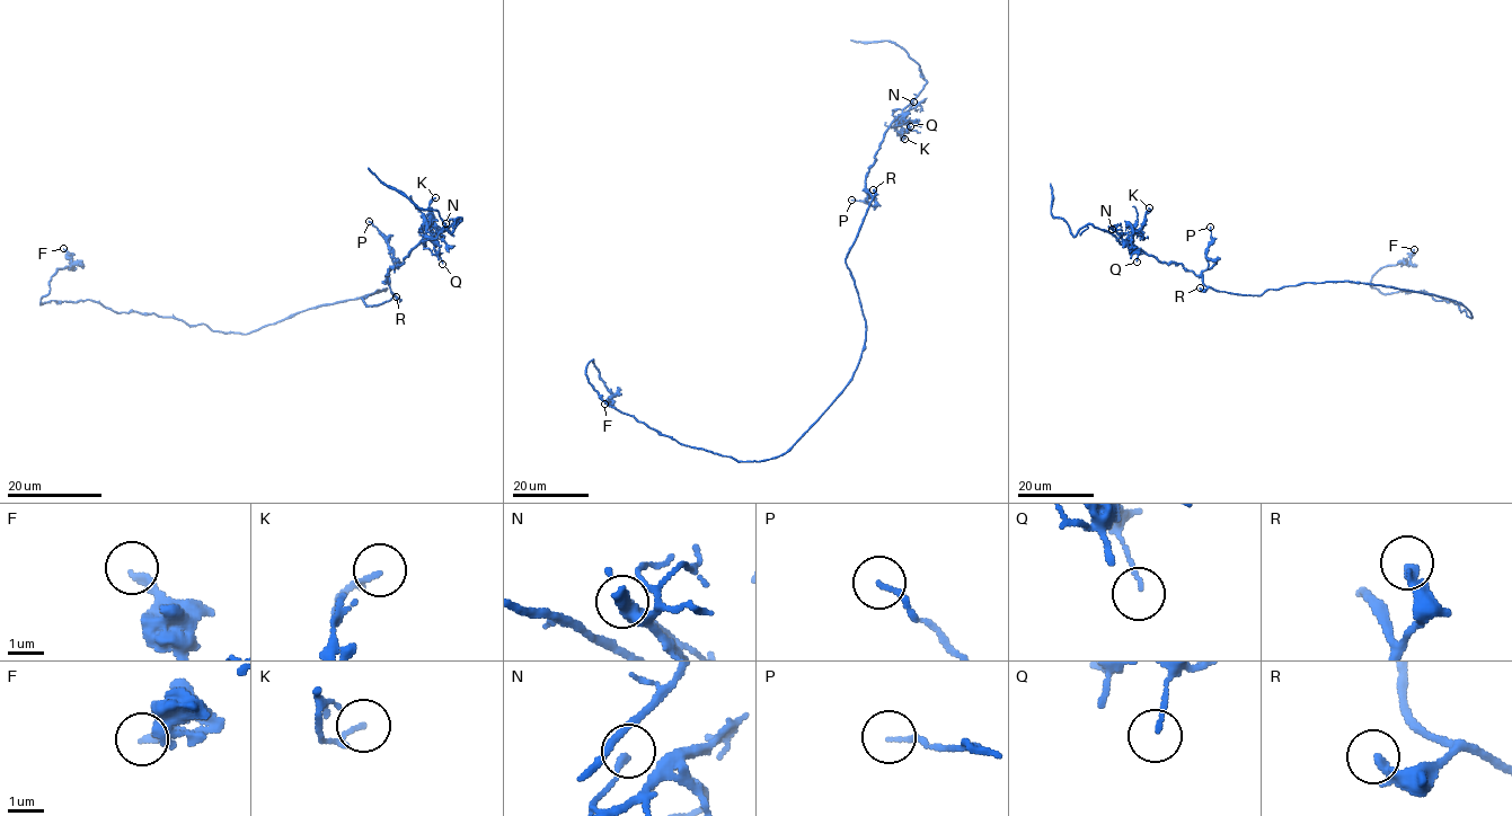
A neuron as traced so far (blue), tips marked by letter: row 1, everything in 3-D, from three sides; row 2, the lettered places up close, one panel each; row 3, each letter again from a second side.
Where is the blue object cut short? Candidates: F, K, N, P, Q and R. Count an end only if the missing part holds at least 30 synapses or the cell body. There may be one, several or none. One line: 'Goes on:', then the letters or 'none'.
Goes on: none

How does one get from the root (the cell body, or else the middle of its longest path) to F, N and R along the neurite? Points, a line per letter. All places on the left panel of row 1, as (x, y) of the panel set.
F: (379, 291), (248, 334), (220, 333), (89, 299), (40, 303), (53, 274), (72, 264), (63, 248)
N: (379, 291), (361, 298), (367, 304), (389, 300), (394, 294), (388, 269), (445, 223)
R: (379, 291), (361, 298), (367, 304), (378, 304), (396, 296)

